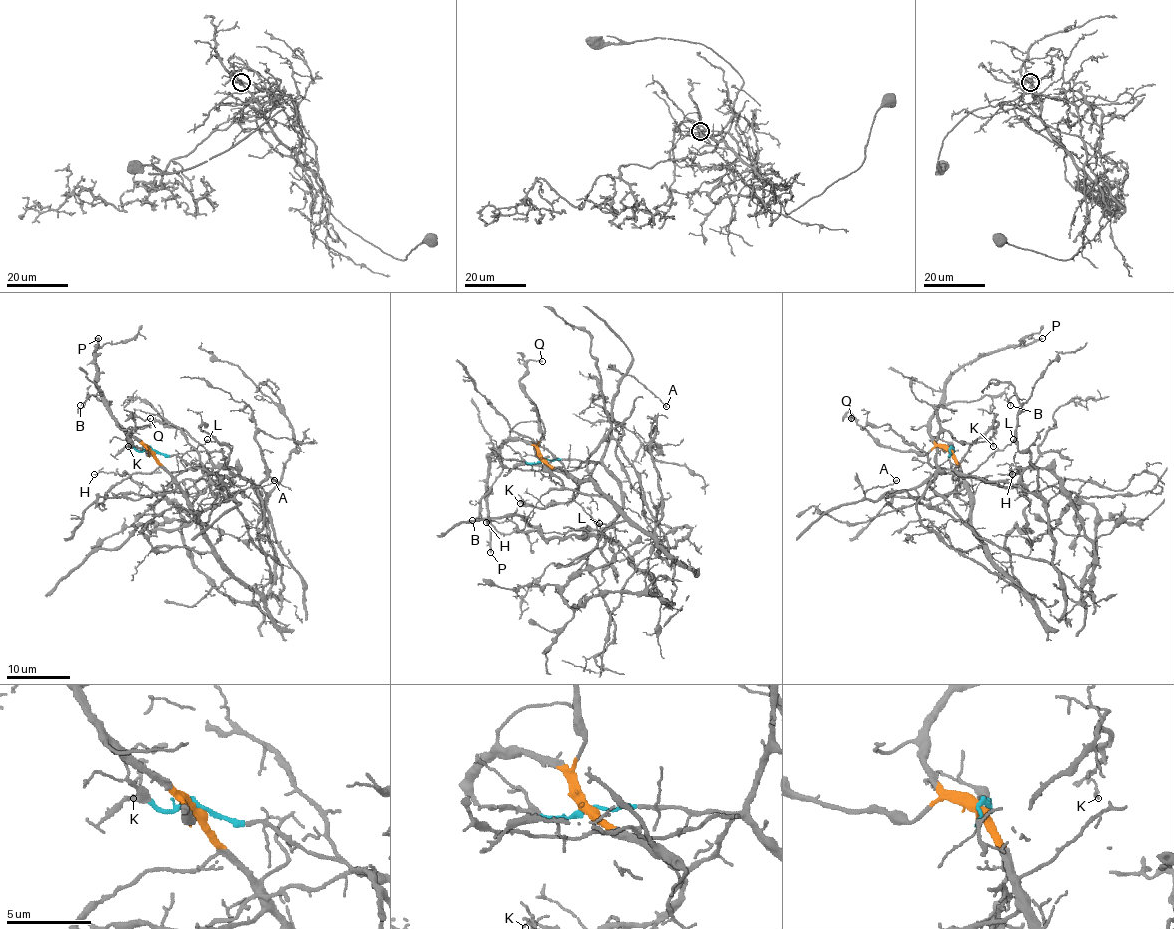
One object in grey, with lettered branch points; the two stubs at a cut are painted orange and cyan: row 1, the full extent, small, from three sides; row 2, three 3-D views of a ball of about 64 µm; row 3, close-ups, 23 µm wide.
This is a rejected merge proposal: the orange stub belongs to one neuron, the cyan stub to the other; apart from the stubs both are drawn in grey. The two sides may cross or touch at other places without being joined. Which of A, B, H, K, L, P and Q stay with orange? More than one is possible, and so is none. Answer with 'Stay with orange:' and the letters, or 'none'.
Stay with orange: B, L, P, Q

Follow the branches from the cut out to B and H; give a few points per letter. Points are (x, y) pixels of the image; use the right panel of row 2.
B: (949, 450), (944, 450), (930, 433), (930, 418), (941, 406), (1004, 393), (1010, 406)
H: (949, 450), (952, 469), (1003, 486), (1020, 483), (1025, 493), (1020, 496), (1020, 474), (1012, 474)

